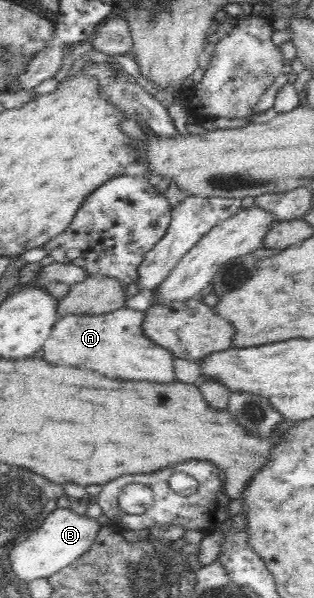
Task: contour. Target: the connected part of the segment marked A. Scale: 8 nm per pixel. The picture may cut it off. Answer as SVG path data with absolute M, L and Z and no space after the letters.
M124 306L105 314L65 314L53 326L43 344L45 360L55 366L77 366L95 370L107 378L173 382L173 354L143 332L145 311Z

